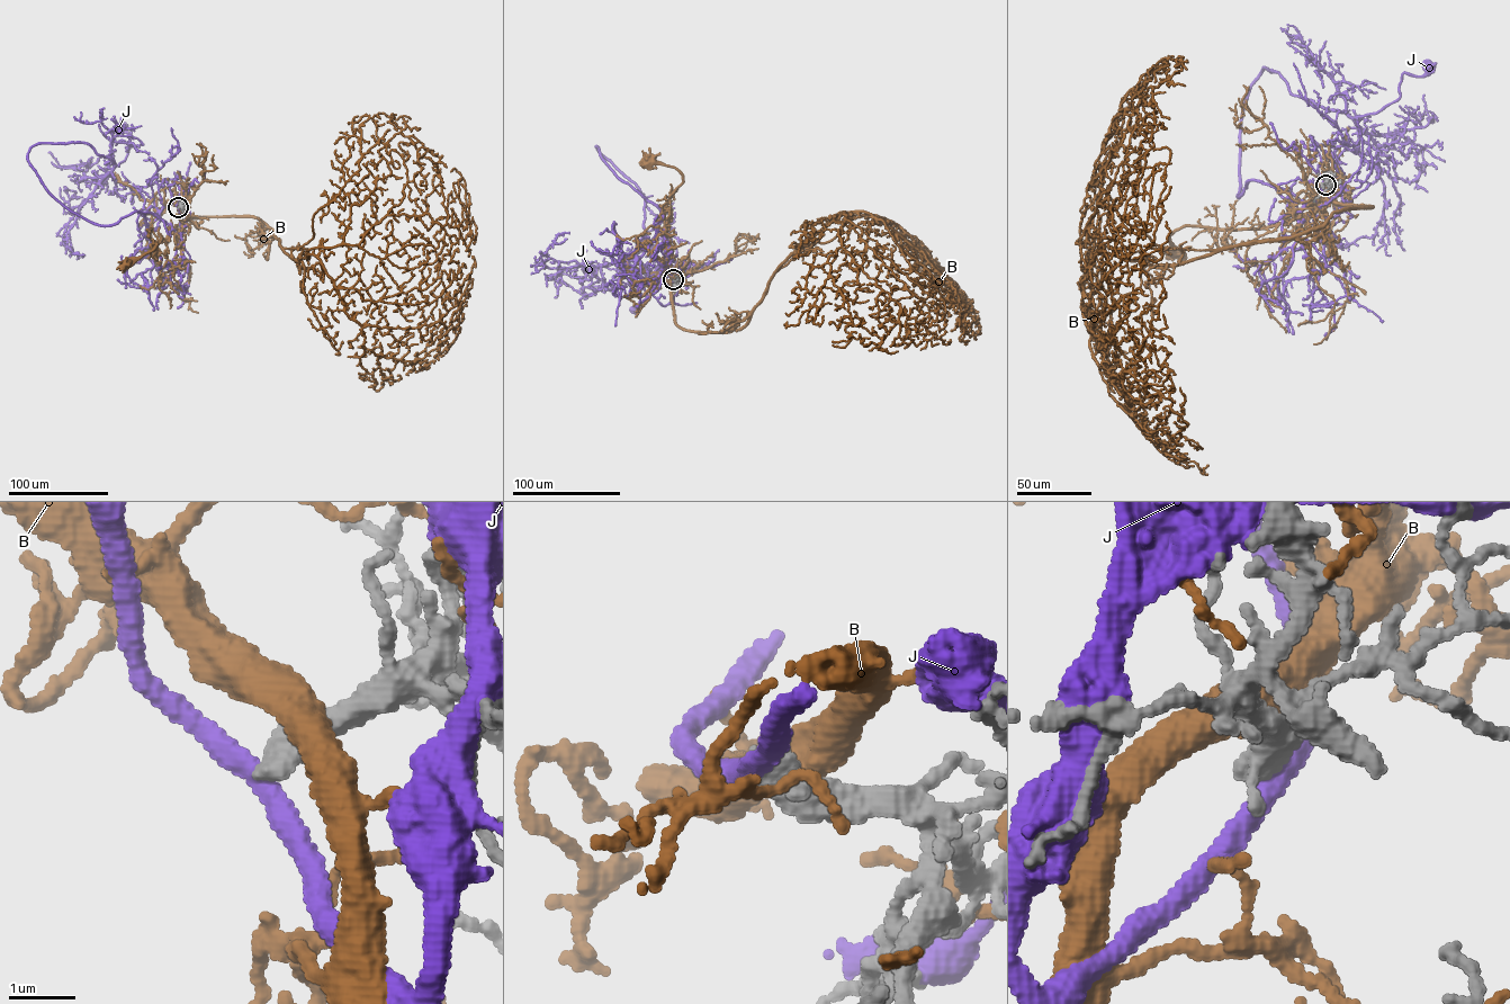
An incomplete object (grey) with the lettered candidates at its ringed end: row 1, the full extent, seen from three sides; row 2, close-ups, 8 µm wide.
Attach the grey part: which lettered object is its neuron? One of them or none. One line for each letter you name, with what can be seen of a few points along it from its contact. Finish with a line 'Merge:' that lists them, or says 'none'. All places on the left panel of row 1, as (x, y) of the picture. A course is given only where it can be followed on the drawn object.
Merge: none

